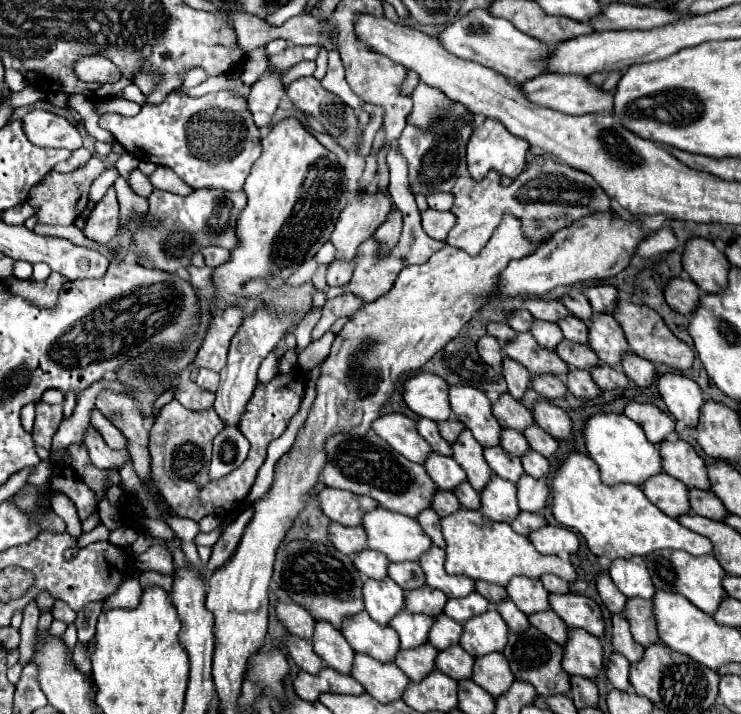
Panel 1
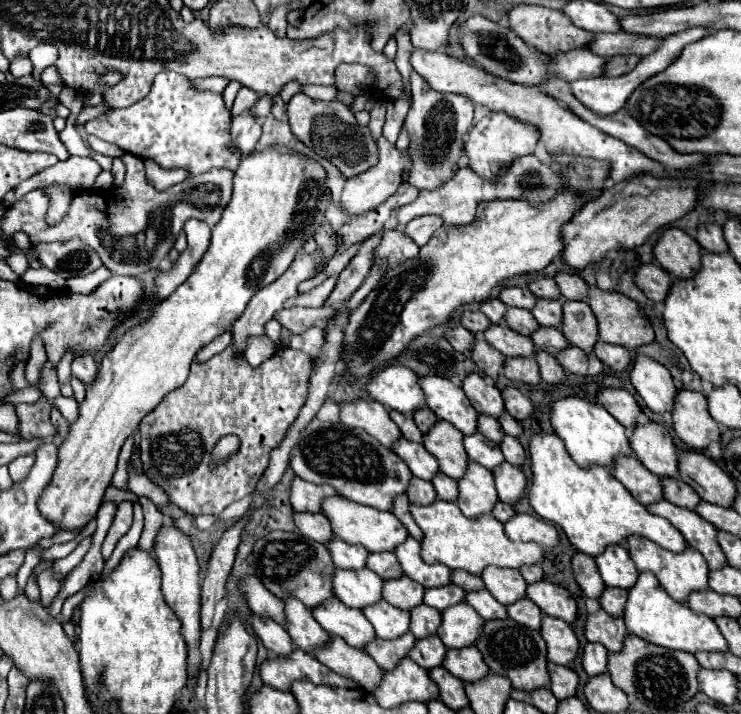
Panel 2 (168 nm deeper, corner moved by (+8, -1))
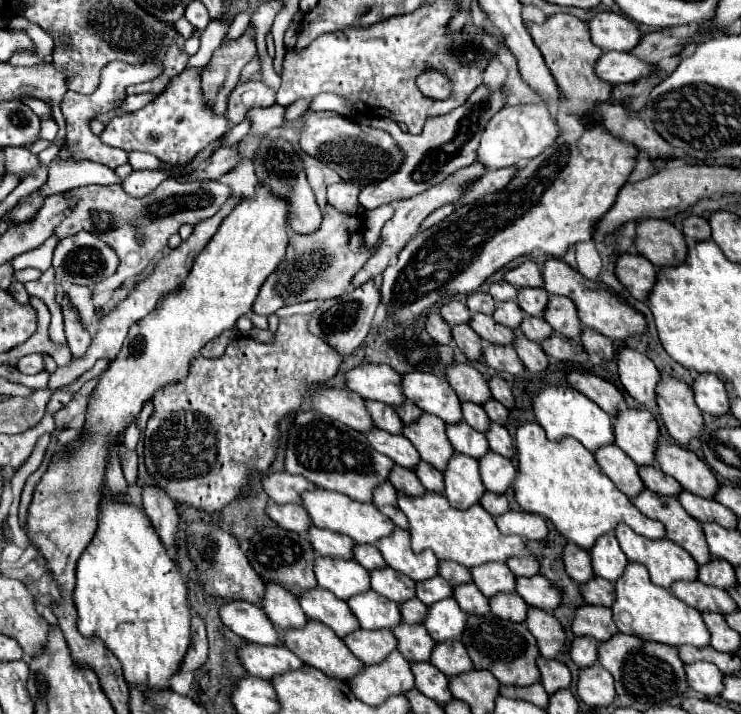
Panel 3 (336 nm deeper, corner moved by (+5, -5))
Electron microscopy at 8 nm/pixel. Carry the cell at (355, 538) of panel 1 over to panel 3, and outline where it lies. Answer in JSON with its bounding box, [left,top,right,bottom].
[265,503,311,535]

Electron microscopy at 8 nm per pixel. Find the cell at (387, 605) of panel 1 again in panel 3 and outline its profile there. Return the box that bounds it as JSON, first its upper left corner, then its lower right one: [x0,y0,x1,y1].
[315,557,371,599]

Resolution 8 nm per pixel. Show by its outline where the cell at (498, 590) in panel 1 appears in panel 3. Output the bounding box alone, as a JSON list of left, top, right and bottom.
[439,561,471,585]

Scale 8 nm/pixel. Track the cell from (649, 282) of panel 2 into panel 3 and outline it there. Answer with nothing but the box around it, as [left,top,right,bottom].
[615,253,655,301]

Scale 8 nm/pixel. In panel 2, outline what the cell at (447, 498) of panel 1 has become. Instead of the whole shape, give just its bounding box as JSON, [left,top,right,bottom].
[408,479,436,505]

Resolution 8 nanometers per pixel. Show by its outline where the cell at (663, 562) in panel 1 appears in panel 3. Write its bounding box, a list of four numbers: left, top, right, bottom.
[615,523,699,589]

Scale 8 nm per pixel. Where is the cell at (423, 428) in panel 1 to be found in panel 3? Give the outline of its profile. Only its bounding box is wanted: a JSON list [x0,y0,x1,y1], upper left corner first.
[367,401,403,433]

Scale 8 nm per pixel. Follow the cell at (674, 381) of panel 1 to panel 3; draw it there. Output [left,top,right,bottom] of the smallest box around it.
[617,347,661,405]

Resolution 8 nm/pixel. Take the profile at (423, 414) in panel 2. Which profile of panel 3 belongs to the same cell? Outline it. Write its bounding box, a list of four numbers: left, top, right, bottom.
[393,401,421,423]

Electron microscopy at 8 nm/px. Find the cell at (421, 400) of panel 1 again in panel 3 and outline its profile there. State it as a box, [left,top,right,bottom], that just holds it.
[345,363,405,405]

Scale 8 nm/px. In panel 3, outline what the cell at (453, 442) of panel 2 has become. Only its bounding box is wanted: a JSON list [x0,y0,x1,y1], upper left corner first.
[403,413,453,471]

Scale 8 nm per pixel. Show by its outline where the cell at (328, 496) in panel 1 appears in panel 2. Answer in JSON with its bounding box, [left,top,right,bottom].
[290,477,336,513]

